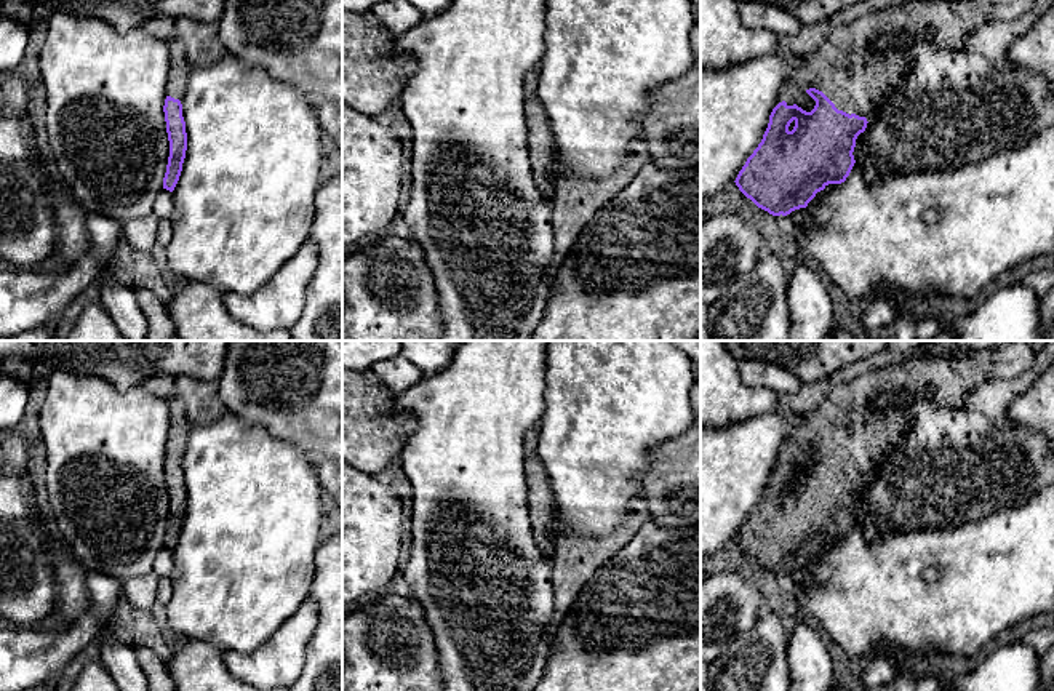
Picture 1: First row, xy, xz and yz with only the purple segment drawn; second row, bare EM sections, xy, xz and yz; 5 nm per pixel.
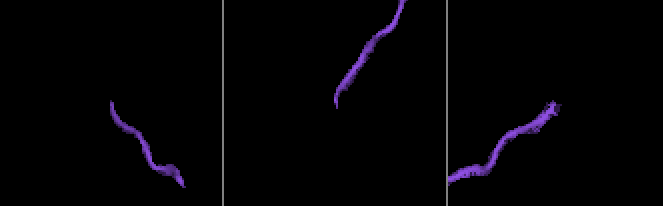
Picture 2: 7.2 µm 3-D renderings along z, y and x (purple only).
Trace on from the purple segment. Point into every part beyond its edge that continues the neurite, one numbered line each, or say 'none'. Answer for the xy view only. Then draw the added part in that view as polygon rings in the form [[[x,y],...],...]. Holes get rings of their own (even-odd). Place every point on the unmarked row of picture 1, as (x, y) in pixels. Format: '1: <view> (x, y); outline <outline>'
1: xy (179, 426); outline [[[179,397],[168,398],[170,403],[170,433],[166,440],[166,454],[182,459],[192,424],[186,414]]]

